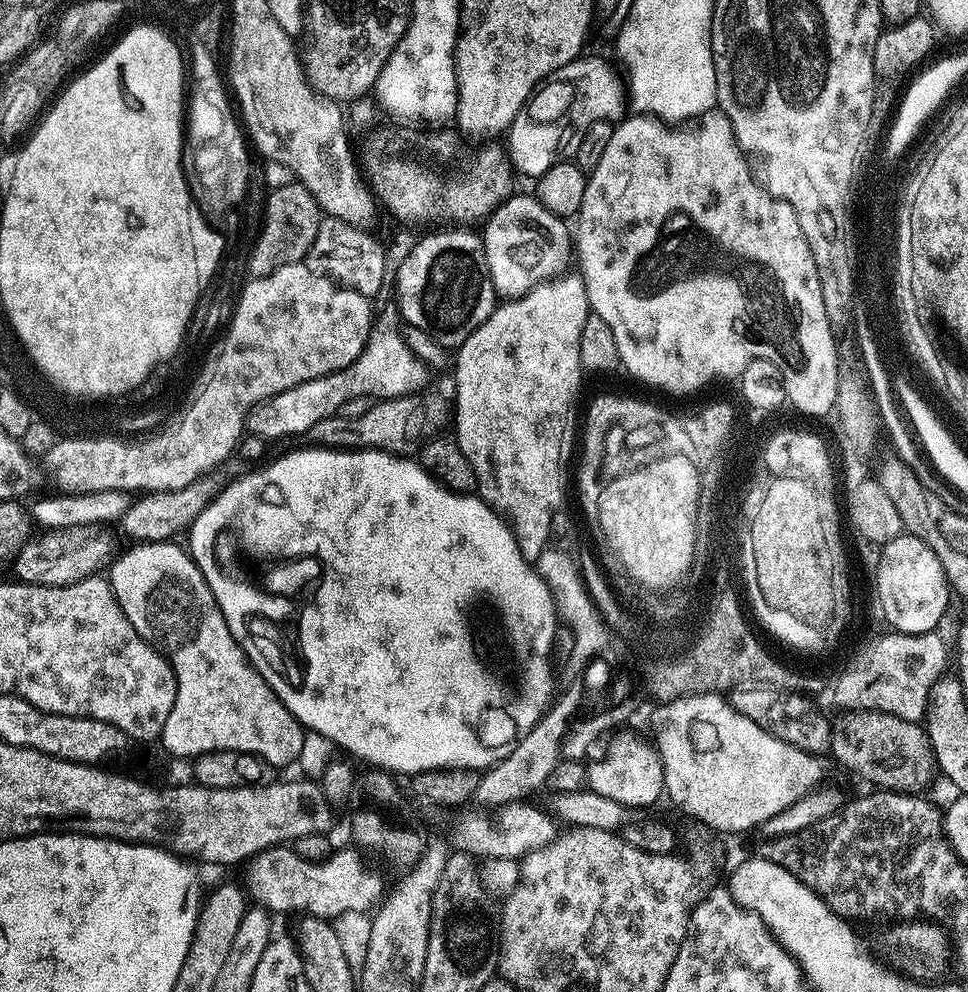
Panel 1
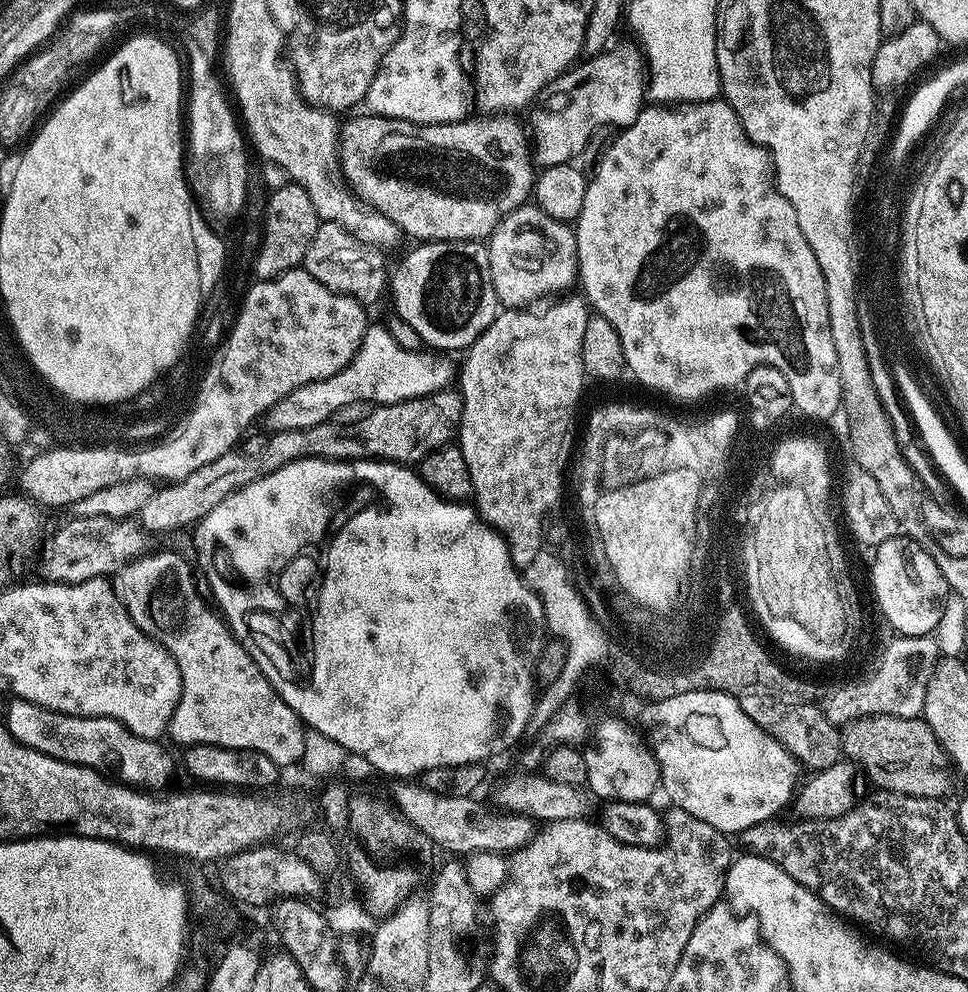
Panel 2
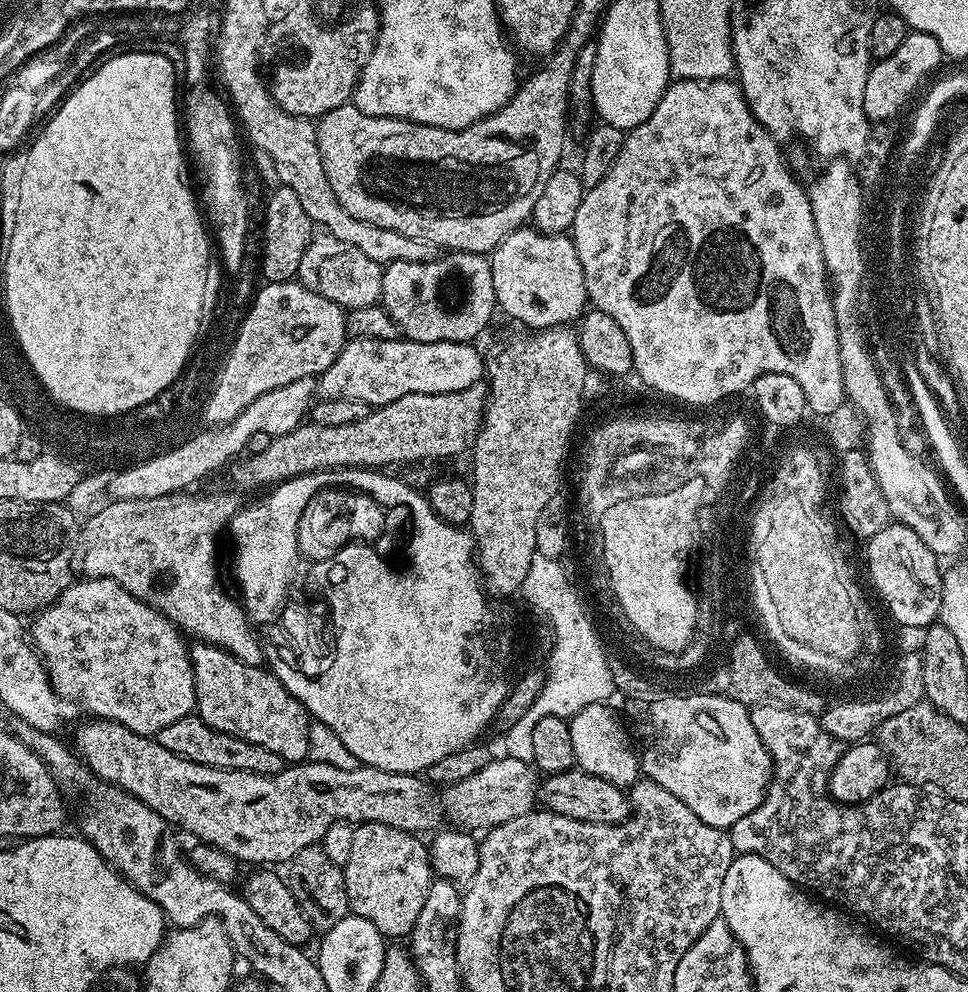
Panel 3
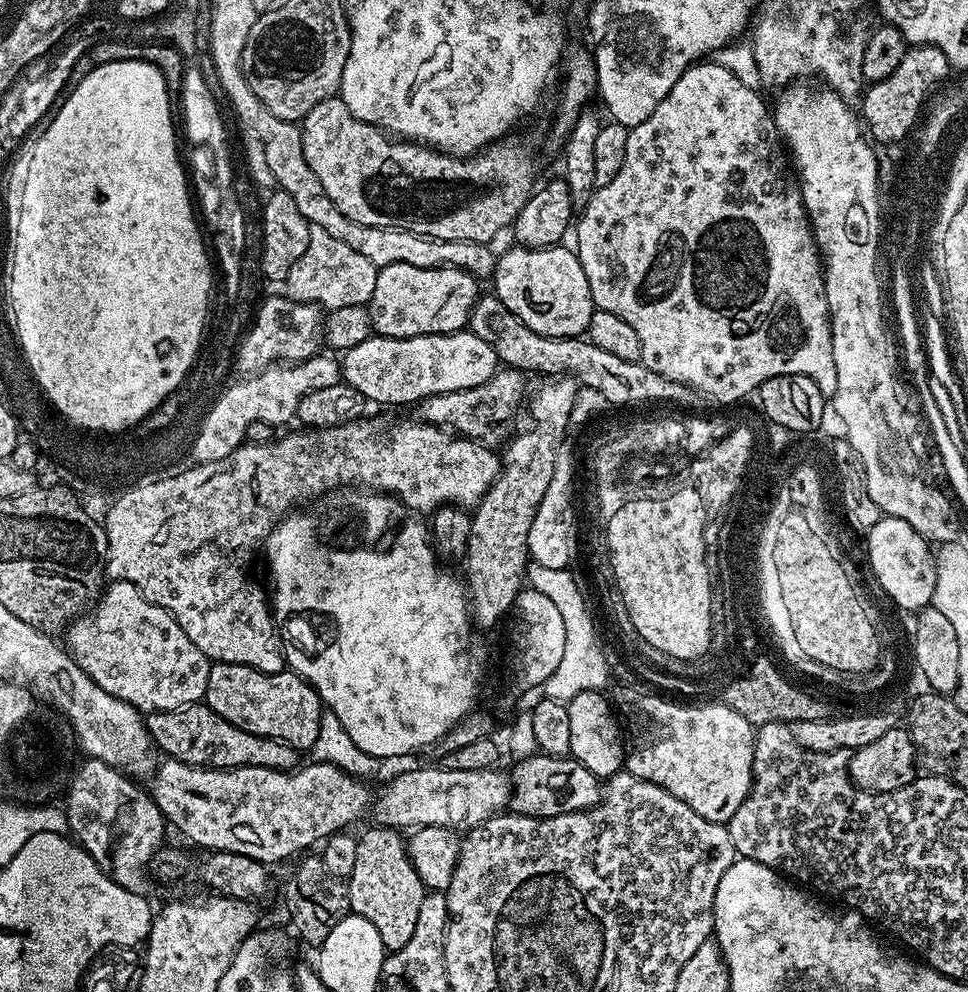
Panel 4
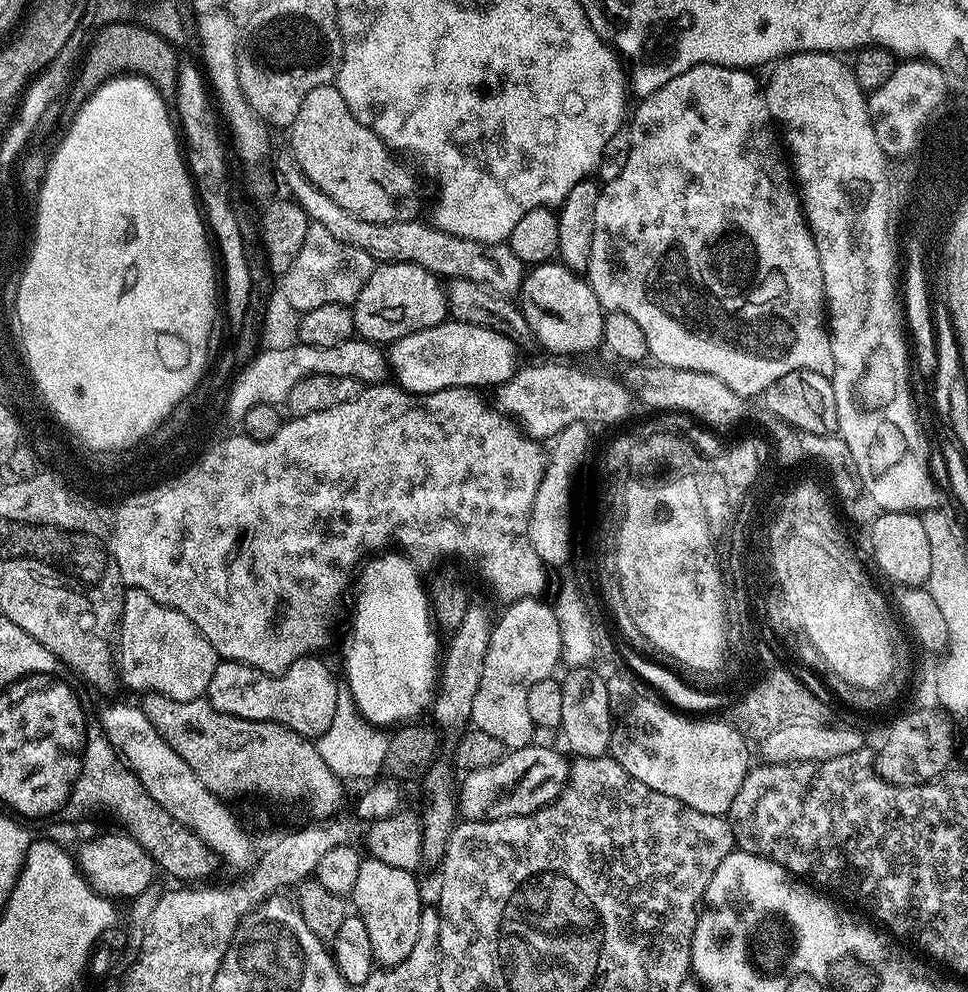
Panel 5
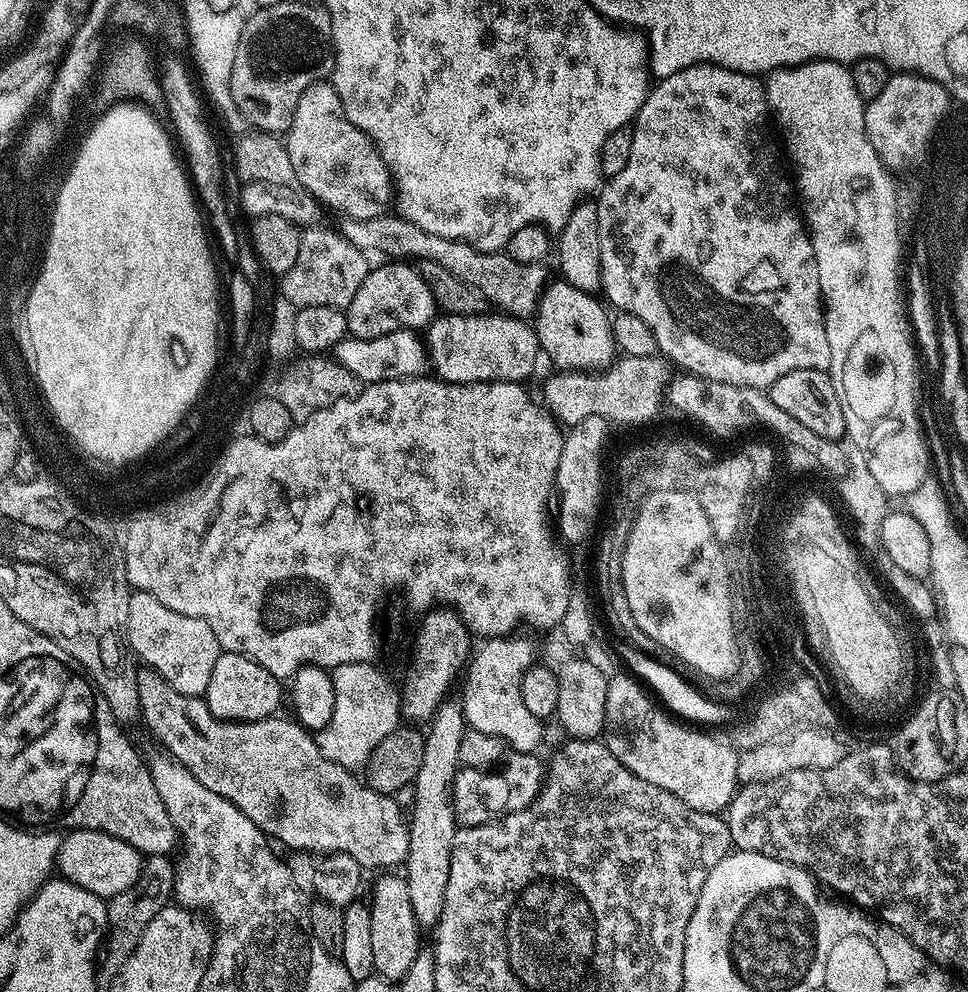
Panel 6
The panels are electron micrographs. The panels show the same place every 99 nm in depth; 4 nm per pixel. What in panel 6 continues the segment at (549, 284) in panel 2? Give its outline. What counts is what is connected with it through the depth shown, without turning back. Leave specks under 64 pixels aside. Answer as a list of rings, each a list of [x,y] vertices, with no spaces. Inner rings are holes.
[[[562,278],[553,279],[542,292],[534,315],[534,327],[541,353],[546,360],[548,356],[550,363],[557,364],[557,369],[603,372],[617,359],[618,349],[612,337],[609,309],[596,299],[593,293],[574,290],[574,286]]]

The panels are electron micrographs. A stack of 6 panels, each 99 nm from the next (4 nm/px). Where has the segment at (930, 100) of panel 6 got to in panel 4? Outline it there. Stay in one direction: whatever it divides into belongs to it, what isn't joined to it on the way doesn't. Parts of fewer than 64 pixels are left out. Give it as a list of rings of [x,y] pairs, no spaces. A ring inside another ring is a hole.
[[[929,44],[909,47],[906,58],[902,58],[901,64],[898,65],[898,70],[894,70],[890,78],[882,78],[882,82],[868,84],[863,93],[864,116],[862,112],[862,120],[871,139],[881,140],[884,144],[892,144],[895,140],[902,139],[904,135],[907,137],[913,131],[911,128],[914,126],[916,128],[921,119],[916,110],[920,96],[932,94],[935,84],[943,85],[949,76],[948,59],[946,54],[942,54],[942,50]]]

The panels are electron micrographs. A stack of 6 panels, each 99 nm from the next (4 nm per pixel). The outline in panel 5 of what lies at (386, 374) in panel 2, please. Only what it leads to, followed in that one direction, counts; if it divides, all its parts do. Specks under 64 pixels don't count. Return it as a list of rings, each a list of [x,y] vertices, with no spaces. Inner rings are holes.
[[[449,318],[441,322],[438,326],[430,326],[426,330],[418,330],[406,338],[395,341],[387,349],[386,360],[390,365],[390,372],[393,372],[395,383],[406,392],[437,392],[447,388],[470,388],[473,390],[483,390],[487,384],[499,386],[512,377],[513,372],[518,367],[516,361],[518,349],[512,340],[502,334],[498,334],[494,329],[483,328],[480,325],[470,325],[466,322]]]

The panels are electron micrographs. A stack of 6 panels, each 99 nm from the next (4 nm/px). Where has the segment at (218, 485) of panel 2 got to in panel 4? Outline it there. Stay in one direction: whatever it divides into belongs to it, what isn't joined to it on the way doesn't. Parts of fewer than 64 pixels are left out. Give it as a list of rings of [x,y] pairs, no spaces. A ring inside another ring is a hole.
[[[501,367],[493,376],[486,378],[482,386],[434,394],[419,401],[419,419],[426,424],[435,424],[438,428],[451,430],[455,435],[466,436],[469,440],[479,440],[489,446],[496,446],[496,443],[499,445],[509,439],[508,427],[512,424],[512,415],[519,408],[521,411],[525,403],[524,380],[525,373],[519,372],[517,368]]]

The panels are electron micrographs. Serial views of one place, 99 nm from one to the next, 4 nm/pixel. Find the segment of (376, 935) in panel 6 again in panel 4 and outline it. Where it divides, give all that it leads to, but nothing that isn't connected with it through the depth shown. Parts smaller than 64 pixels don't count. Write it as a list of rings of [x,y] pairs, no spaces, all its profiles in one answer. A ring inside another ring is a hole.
[[[371,827],[359,833],[354,871],[346,878],[350,909],[375,926],[388,952],[397,952],[410,942],[414,926],[418,926],[418,909],[426,889],[418,870],[408,861],[405,837],[394,828]]]

